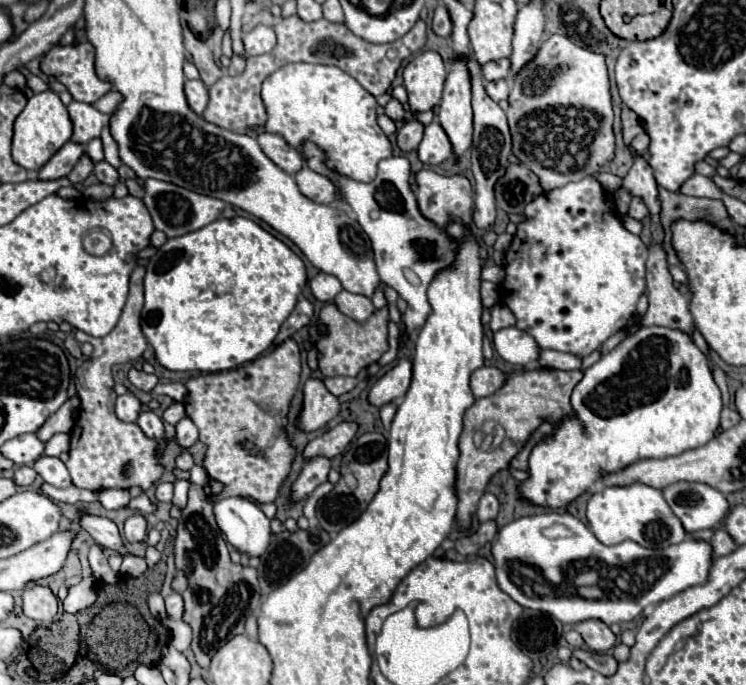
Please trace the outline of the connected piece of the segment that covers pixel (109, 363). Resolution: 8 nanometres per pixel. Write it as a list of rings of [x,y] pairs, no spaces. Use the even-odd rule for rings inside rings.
[[[137,265],[131,273],[129,297],[123,307],[121,319],[109,335],[97,339],[97,337],[89,337],[87,333],[75,331],[77,341],[89,341],[95,347],[93,355],[77,369],[77,377],[75,377],[77,395],[81,399],[81,413],[71,431],[71,451],[69,451],[67,469],[71,473],[73,485],[81,489],[91,489],[91,491],[131,489],[135,485],[147,491],[151,485],[155,485],[155,475],[163,475],[165,471],[165,467],[157,457],[159,441],[145,437],[139,425],[117,419],[113,411],[115,399],[111,399],[111,395],[115,395],[111,367],[119,361],[135,361],[147,349],[147,339],[141,331],[143,275],[145,275],[145,267]],[[125,465],[131,465],[131,471],[127,471],[127,475],[123,473]]]

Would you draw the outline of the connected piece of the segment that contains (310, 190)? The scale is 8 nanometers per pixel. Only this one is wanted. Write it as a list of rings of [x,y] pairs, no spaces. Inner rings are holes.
[[[303,165],[295,175],[293,175],[295,183],[299,185],[301,193],[305,197],[309,197],[315,203],[333,203],[335,201],[335,185],[325,177],[319,175],[315,171],[311,171],[307,165]]]

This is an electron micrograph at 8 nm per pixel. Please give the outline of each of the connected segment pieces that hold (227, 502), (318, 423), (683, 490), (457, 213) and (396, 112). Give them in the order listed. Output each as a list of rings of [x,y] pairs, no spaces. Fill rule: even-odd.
[[[227,497],[215,507],[215,519],[225,539],[249,557],[259,557],[269,547],[271,529],[265,513],[245,497]]]
[[[309,377],[303,387],[303,411],[299,415],[297,425],[305,431],[315,431],[325,427],[337,413],[339,413],[339,401],[333,393],[327,391],[323,379]]]
[[[679,481],[665,487],[663,495],[687,533],[717,527],[729,513],[725,495],[705,483]]]
[[[423,169],[417,173],[417,201],[421,213],[437,225],[469,221],[473,187],[465,175],[439,175]]]
[[[391,99],[391,101],[385,105],[385,113],[387,113],[393,121],[401,121],[403,115],[405,115],[405,111],[403,111],[403,107],[401,107],[401,103],[399,103],[397,99]]]

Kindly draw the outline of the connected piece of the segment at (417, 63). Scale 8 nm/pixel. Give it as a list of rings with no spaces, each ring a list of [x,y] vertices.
[[[435,51],[419,53],[403,69],[403,85],[409,95],[409,107],[413,113],[433,109],[441,101],[441,91],[447,71],[443,59]]]

